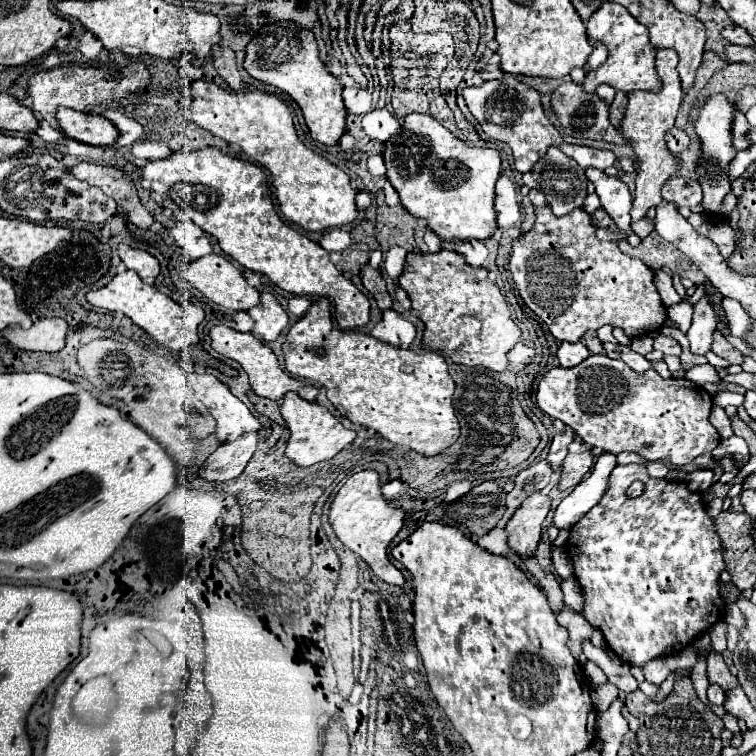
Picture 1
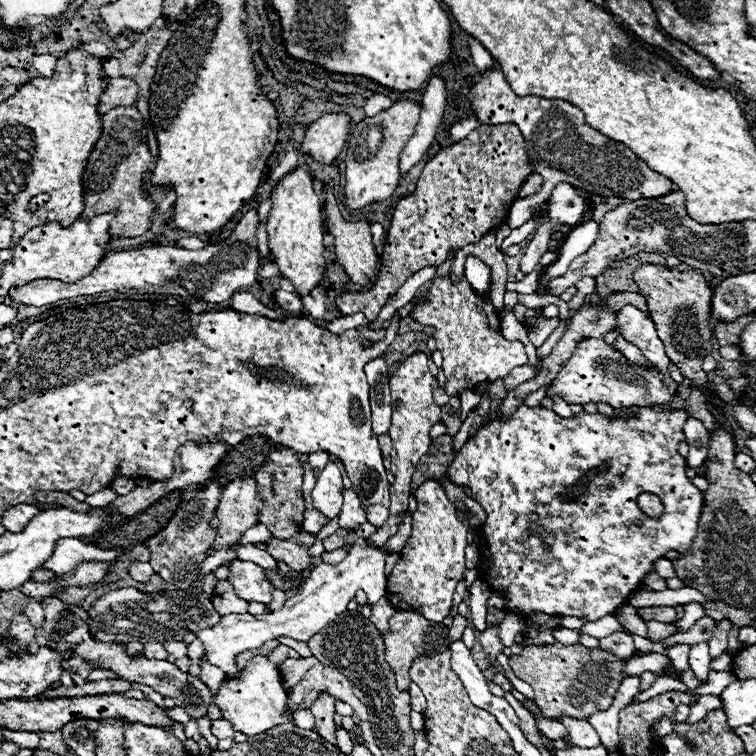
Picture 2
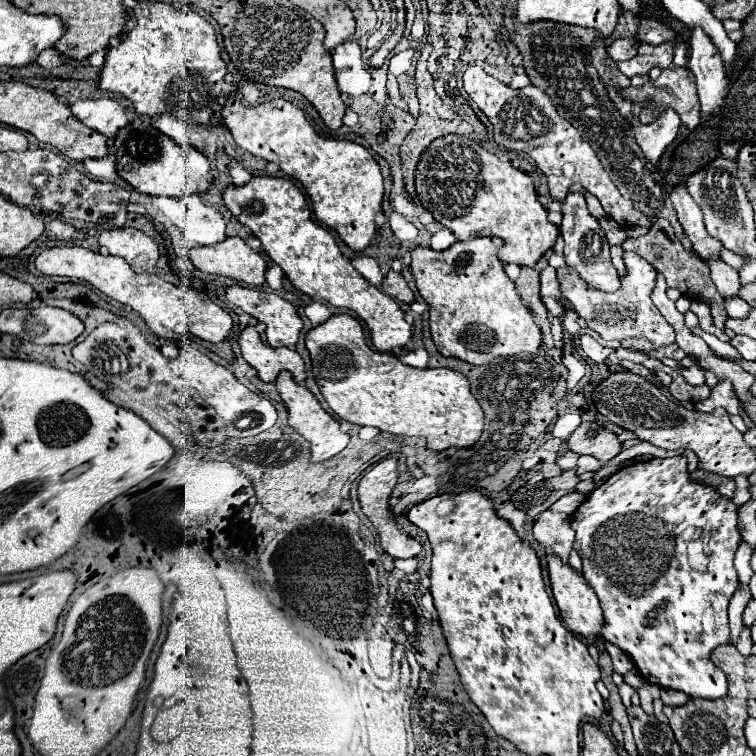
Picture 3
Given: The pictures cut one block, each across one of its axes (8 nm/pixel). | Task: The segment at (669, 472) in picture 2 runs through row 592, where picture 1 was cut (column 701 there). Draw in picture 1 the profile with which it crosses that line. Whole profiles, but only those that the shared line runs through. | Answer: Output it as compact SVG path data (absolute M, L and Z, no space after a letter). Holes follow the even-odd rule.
M628 464L628 466L616 466L608 478L608 490L604 492L604 496L600 498L600 502L596 506L592 506L572 528L570 528L570 538L566 542L566 550L572 558L574 564L574 574L576 580L582 586L582 596L584 596L584 618L594 624L606 638L606 644L616 652L616 656L628 664L634 666L644 666L646 662L678 652L682 648L686 648L700 632L706 632L712 624L716 624L722 616L724 616L724 602L720 598L720 572L724 570L724 560L722 560L722 546L718 544L718 536L714 536L714 524L710 524L710 516L704 508L704 500L698 492L690 492L688 486L684 482L668 482L664 478L650 478L646 472L644 464ZM640 480L646 490L640 498L628 498L626 490L628 486Z

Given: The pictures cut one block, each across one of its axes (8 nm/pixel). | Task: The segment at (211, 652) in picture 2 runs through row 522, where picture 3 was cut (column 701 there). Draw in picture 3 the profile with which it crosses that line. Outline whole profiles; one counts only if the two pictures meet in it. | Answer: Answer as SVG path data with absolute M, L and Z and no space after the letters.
M720 380L712 388L712 392L706 400L694 404L694 408L700 412L712 412L714 408L720 408L720 406L726 408L728 414L738 414L738 396L736 396L736 392L728 380Z

